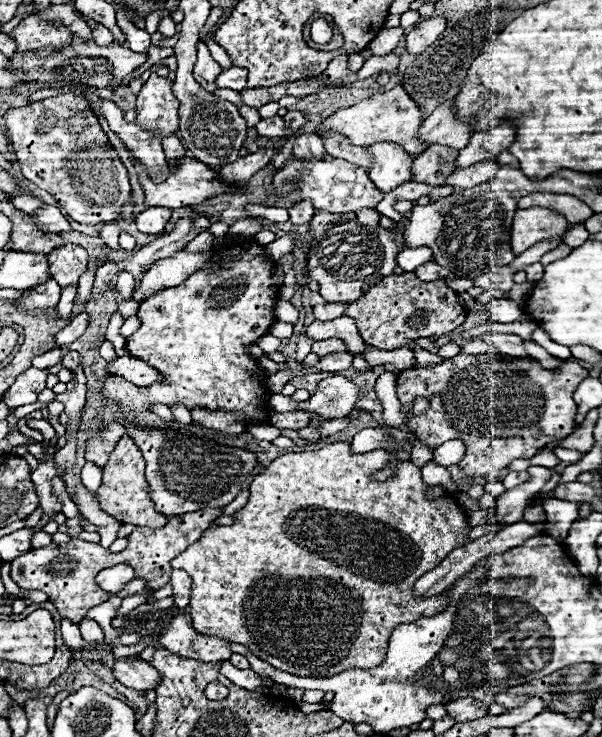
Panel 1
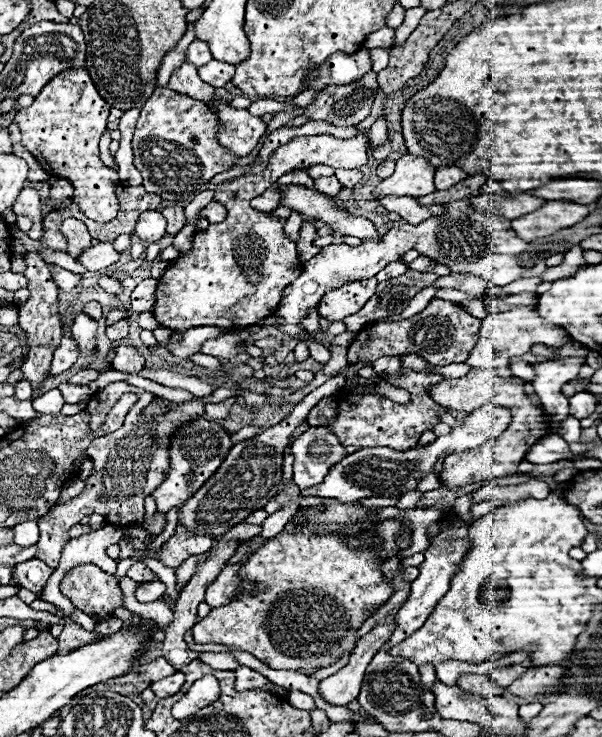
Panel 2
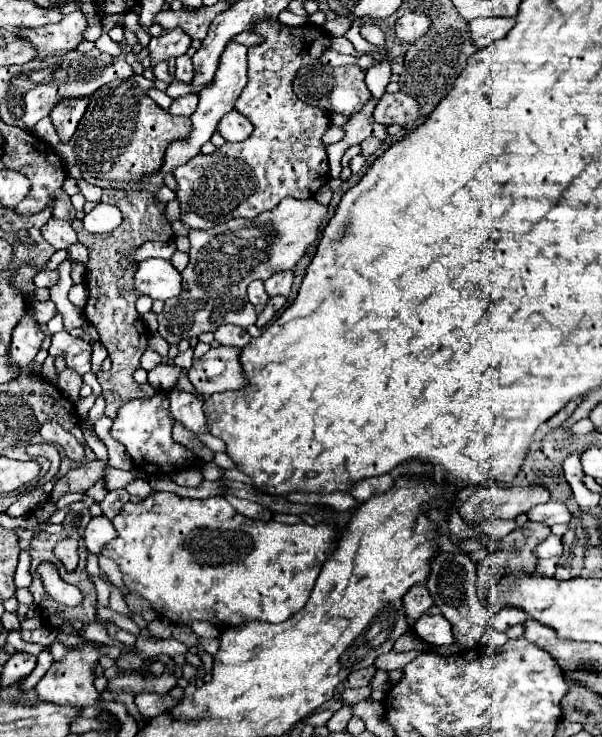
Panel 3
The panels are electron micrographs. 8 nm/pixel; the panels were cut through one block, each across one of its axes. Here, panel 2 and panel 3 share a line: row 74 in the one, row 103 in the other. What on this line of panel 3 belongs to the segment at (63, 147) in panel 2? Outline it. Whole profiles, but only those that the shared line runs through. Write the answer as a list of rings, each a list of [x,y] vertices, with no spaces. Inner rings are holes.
[[[72,98],[72,100],[60,100],[60,104],[52,108],[50,120],[62,142],[68,142],[70,136],[76,132],[76,126],[84,116],[86,106],[88,106],[88,98]]]

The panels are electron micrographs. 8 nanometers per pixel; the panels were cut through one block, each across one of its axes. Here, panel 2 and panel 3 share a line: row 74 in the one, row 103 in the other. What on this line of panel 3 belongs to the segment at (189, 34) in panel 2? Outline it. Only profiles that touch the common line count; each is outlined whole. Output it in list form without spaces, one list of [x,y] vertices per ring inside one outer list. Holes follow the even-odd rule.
[[[150,88],[150,90],[146,90],[146,94],[162,108],[162,110],[168,110],[170,108],[170,104],[172,104],[172,98],[166,94],[166,92],[162,92],[162,90],[156,90],[156,88]]]

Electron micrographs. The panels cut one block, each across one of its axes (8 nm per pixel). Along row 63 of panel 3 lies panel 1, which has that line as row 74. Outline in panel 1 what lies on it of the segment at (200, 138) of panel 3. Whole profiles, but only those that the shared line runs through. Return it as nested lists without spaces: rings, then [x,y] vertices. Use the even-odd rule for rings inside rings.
[[[232,66],[228,70],[222,70],[222,74],[216,78],[216,86],[218,88],[230,88],[230,90],[244,90],[246,88],[246,68],[238,68]]]

